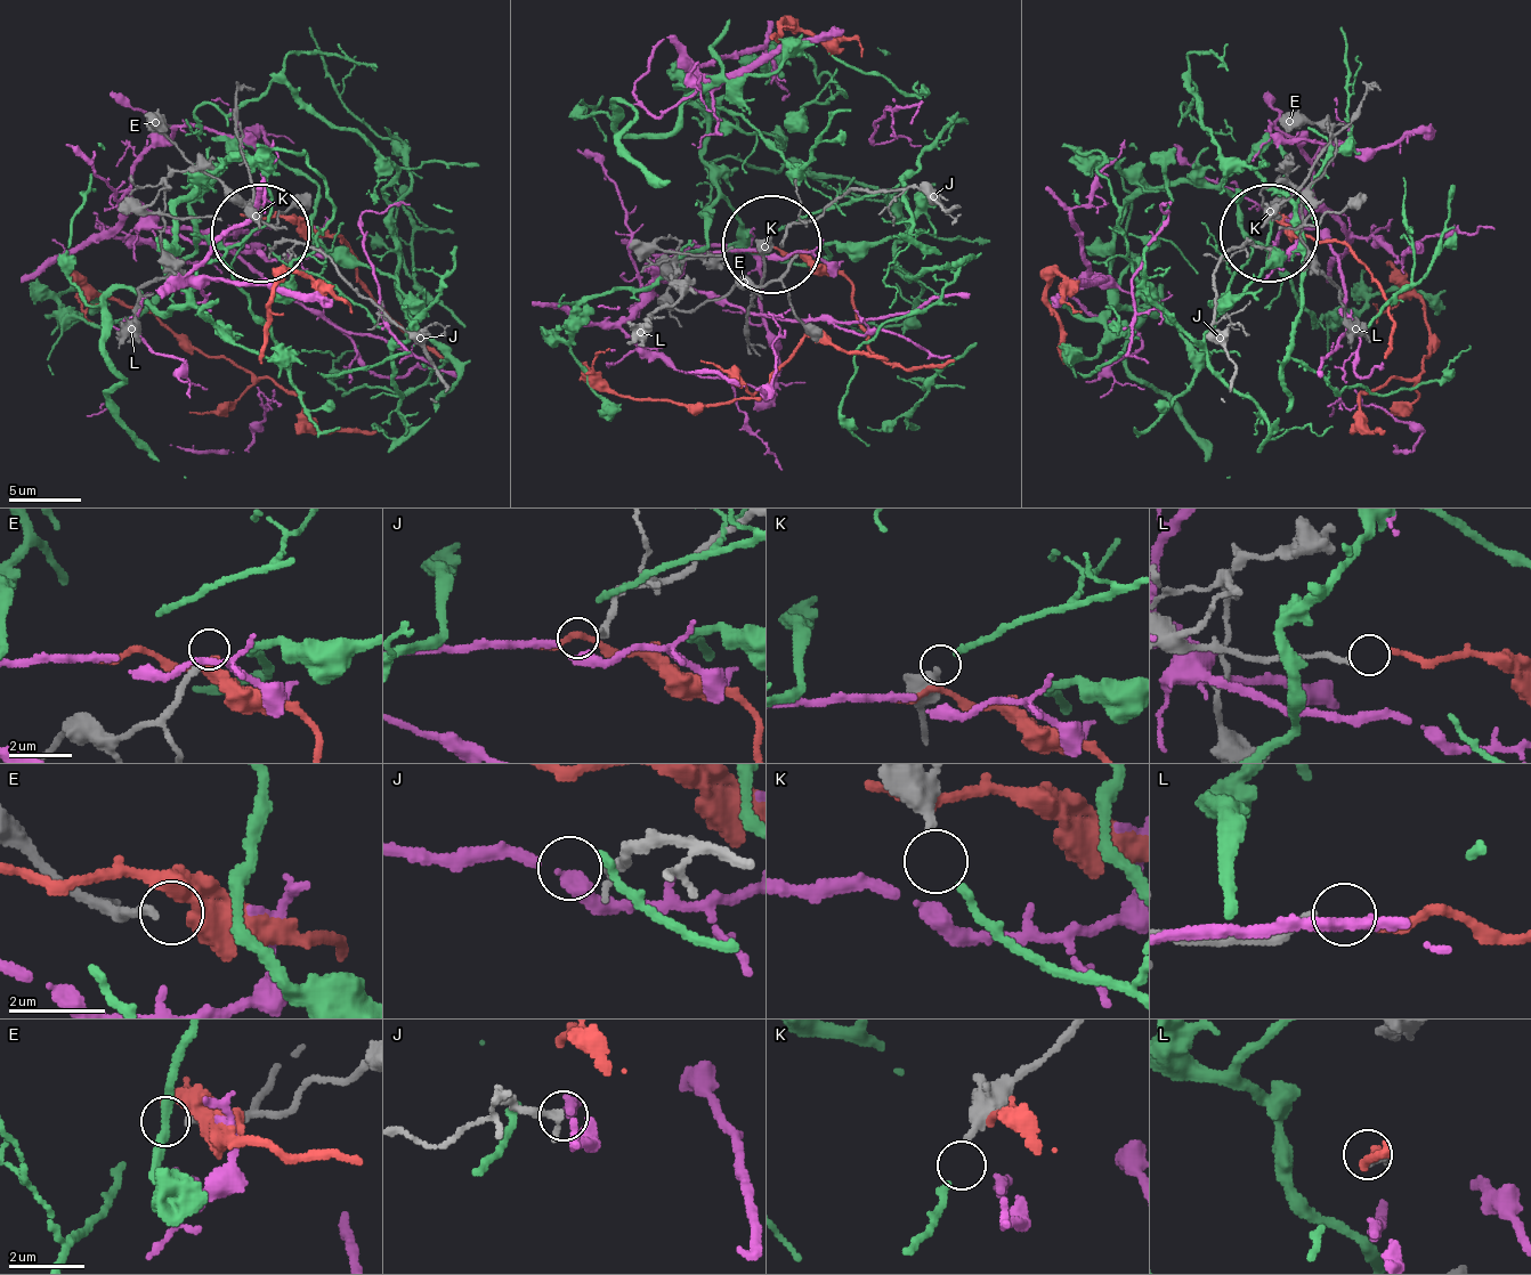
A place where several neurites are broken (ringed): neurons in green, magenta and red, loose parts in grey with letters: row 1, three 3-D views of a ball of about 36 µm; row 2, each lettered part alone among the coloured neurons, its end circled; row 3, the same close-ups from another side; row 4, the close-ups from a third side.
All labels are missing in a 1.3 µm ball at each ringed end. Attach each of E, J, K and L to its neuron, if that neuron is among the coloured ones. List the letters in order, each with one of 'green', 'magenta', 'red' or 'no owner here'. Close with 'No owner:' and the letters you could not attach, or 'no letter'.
E: no owner here
J: magenta
K: green
L: red
No owner: E

